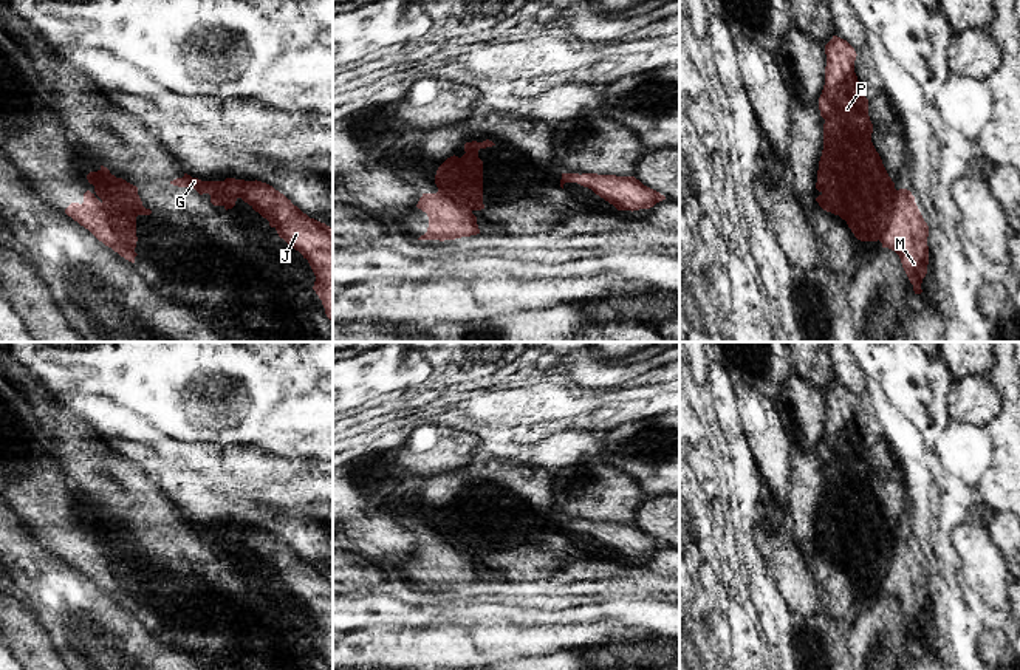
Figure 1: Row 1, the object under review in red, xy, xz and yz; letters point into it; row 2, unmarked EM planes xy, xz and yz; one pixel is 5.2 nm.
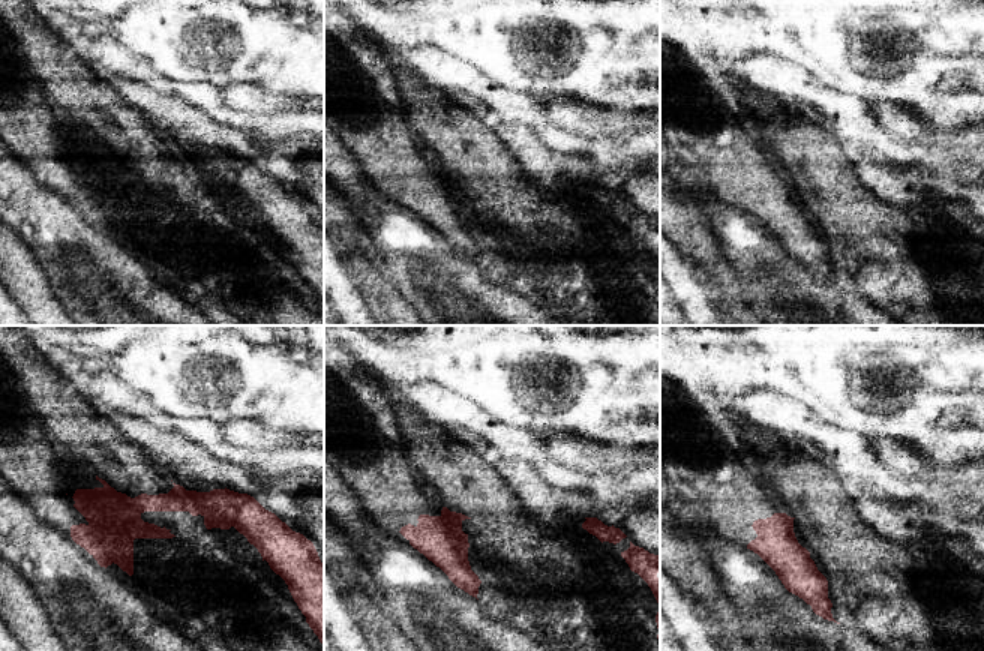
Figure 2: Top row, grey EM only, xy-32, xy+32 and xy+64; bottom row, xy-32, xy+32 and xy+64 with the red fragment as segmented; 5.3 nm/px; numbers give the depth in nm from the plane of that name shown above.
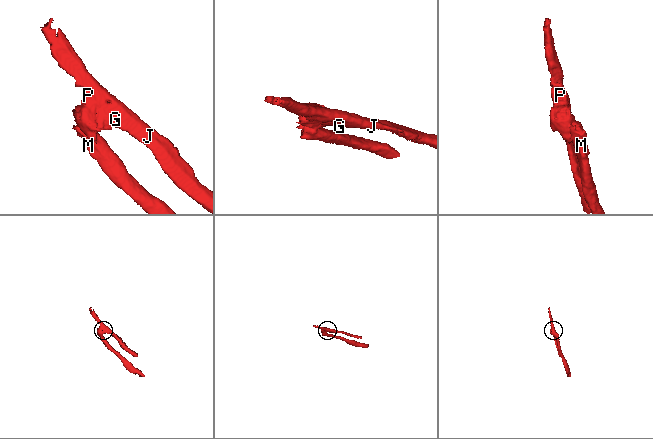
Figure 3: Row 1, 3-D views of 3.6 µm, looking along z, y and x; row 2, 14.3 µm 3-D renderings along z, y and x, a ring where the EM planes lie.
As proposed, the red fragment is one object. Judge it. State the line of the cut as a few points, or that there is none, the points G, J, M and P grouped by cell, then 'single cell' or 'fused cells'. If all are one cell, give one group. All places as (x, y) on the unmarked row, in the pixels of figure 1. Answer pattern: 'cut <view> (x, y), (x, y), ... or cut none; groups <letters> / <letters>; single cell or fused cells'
cut yz (895, 536), (886, 573), (878, 585); groups G J P / M; fused cells

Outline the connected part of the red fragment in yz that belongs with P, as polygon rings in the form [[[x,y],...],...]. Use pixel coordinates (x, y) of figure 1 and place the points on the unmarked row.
[[[833,382],[825,391],[827,413],[825,413],[825,432],[819,444],[820,463],[823,470],[823,497],[819,508],[816,535],[820,542],[816,545],[819,552],[839,562],[847,568],[854,583],[861,588],[878,588],[881,579],[885,574],[885,565],[893,551],[895,529],[888,523],[879,500],[871,489],[873,470],[868,463],[868,446],[864,443],[864,436],[859,432],[854,419],[856,398],[844,385]]]

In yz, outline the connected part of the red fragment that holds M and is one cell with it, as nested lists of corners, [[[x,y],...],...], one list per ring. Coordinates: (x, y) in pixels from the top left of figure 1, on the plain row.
[[[907,535],[895,537],[892,555],[885,565],[885,574],[879,588],[882,594],[895,597],[913,631],[915,641],[921,641],[921,630],[929,611],[929,573],[924,568],[915,543]]]

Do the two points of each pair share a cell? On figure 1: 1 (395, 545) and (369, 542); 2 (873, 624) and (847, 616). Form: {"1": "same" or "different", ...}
{"1": "same", "2": "different"}

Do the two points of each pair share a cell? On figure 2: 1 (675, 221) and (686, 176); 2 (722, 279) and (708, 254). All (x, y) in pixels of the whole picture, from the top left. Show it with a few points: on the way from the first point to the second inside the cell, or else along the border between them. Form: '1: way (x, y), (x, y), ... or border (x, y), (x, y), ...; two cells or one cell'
1: border (675, 180), (693, 194), (704, 212); two cells
2: way (722, 273), (713, 260); one cell

